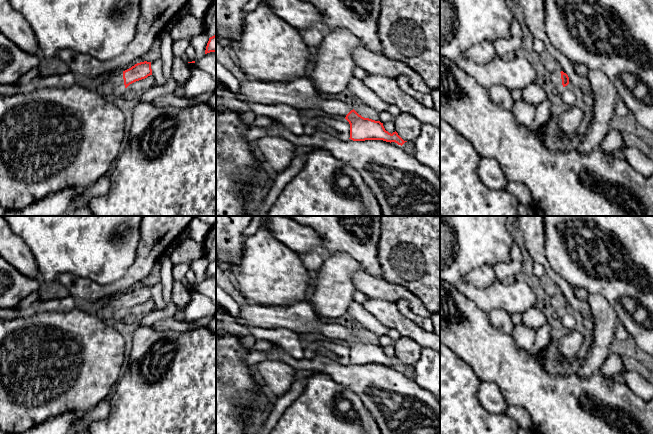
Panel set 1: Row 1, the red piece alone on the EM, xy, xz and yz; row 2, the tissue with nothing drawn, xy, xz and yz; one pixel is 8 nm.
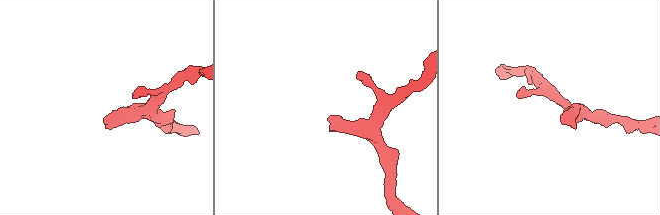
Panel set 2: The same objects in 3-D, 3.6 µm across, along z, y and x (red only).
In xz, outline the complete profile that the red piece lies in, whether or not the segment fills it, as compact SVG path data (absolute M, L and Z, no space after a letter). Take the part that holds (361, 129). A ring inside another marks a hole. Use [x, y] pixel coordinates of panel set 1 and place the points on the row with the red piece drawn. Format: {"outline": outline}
{"outline": "M250 78L247 81L240 83L239 92L234 94L234 98L237 98L243 102L260 103L265 105L286 104L296 109L319 108L329 116L342 116L350 124L349 139L353 141L383 140L390 143L395 142L401 146L407 142L404 141L396 131L392 134L386 131L383 123L380 121L364 118L359 115L354 110L352 105L335 99L323 99L313 87L311 80L307 78L300 78L287 83L282 83L279 81L257 81Z"}

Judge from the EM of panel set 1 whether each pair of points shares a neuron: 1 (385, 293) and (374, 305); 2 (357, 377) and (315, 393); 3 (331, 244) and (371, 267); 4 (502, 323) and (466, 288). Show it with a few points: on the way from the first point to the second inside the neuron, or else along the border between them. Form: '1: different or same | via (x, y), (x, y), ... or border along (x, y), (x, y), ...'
1: different | border along (369, 296), (397, 304)
2: different | border along (324, 371), (335, 381), (351, 389), (359, 397)
3: same | via (341, 244), (350, 244), (363, 257)
4: different | border along (488, 312), (494, 309), (504, 309), (511, 315)

